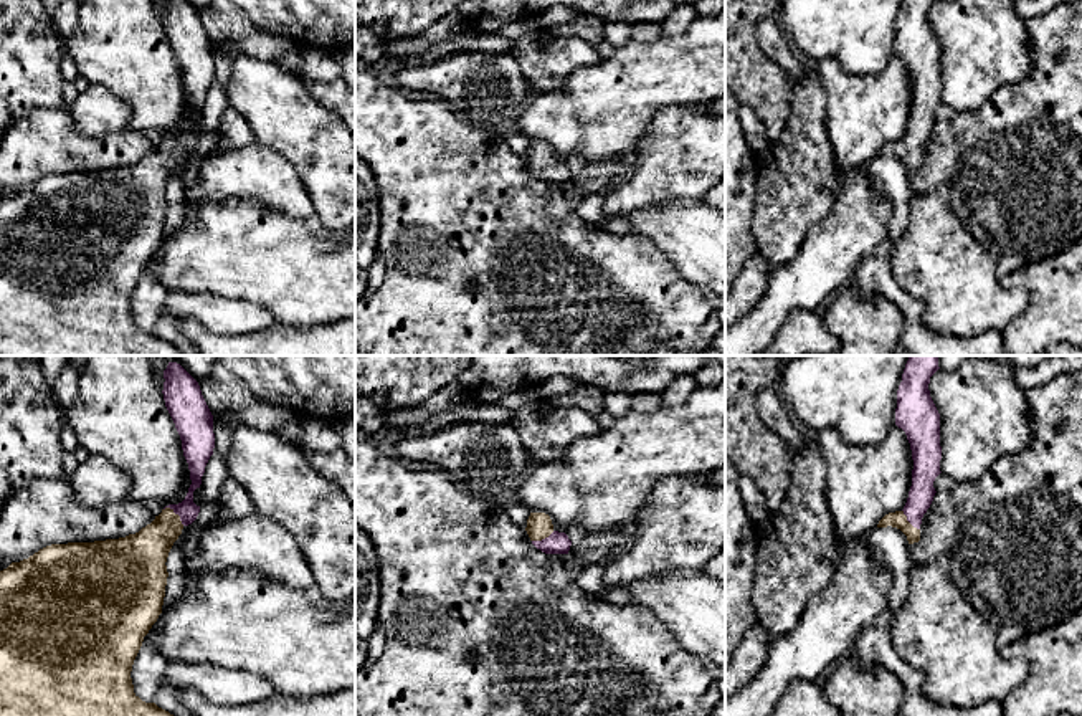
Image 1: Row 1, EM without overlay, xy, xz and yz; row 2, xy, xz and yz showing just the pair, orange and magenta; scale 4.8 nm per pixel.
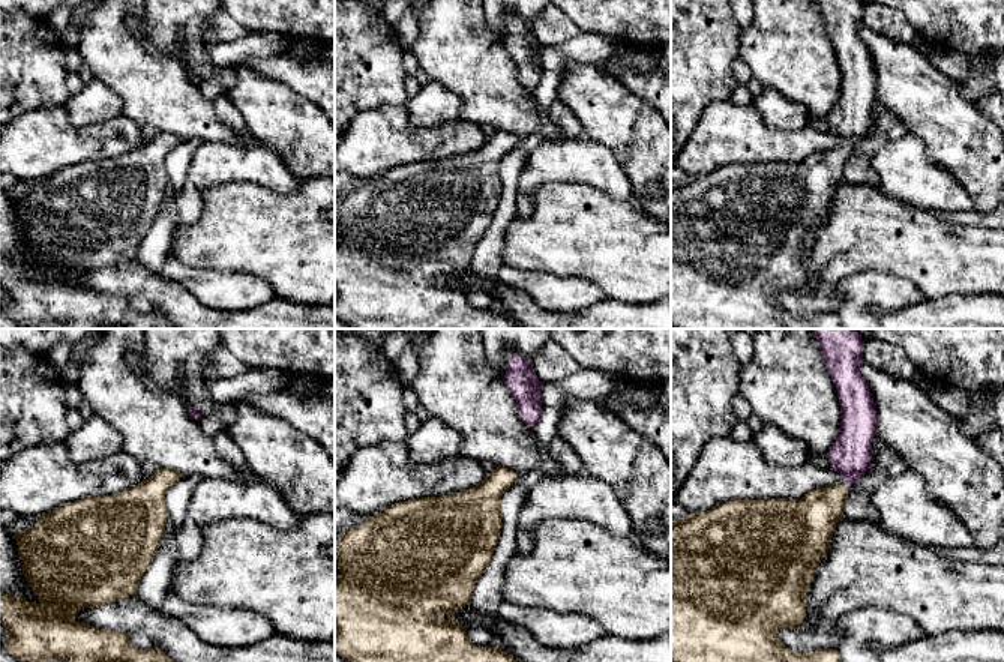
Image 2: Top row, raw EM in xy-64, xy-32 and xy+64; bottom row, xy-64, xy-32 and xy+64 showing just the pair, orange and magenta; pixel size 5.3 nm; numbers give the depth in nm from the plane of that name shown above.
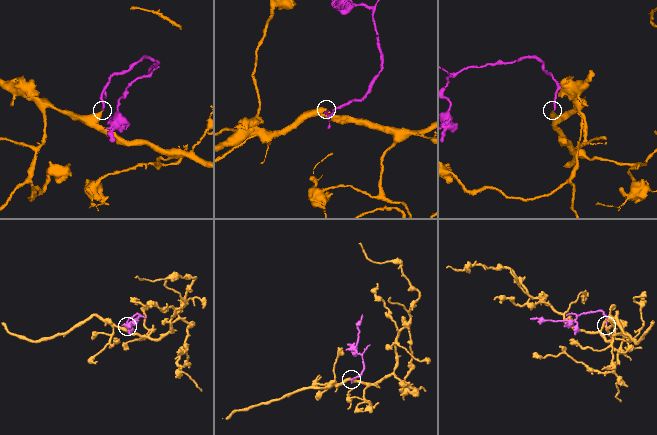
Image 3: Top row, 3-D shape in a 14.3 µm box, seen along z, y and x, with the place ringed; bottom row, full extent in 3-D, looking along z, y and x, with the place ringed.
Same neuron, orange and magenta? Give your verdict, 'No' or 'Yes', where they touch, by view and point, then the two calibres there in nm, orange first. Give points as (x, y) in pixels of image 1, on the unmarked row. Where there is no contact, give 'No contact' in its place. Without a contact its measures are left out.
Yes. Touches orange at xy (174, 143). Thickness 220 nm (orange) against 100 nm

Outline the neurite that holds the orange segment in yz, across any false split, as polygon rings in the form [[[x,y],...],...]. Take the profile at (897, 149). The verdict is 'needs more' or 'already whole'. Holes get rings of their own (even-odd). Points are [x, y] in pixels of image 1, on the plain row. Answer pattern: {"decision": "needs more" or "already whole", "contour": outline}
{"decision": "needs more", "contour": [[[904,0],[897,20],[895,55],[907,64],[912,79],[912,116],[902,141],[885,144],[877,157],[897,157],[909,174],[920,170],[922,147],[930,137],[933,111],[942,103],[940,43],[930,26],[930,7],[937,0]]]}

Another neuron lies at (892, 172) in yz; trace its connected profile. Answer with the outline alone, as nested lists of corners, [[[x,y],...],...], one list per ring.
[[[887,155],[872,159],[867,164],[867,169],[880,180],[890,197],[890,203],[894,207],[894,220],[890,223],[889,240],[895,245],[909,225],[909,205],[915,197],[915,192],[909,182],[907,165],[900,159]]]

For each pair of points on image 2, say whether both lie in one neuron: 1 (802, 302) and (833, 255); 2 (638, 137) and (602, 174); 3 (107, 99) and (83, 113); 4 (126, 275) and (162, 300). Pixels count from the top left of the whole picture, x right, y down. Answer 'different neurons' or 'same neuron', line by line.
1: same neuron
2: different neurons
3: same neuron
4: same neuron

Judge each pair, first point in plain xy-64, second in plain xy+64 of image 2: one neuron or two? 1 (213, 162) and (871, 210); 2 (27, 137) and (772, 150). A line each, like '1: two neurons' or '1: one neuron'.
1: two neurons
2: one neuron

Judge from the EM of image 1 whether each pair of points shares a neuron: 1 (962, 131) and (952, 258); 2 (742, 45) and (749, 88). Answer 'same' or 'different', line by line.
1: different
2: same

